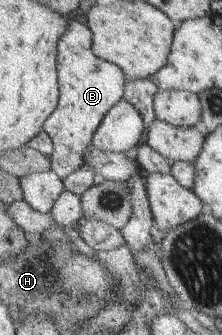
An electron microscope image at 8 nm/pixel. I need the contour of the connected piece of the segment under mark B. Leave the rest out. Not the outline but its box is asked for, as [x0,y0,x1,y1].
[43,18,128,178]

